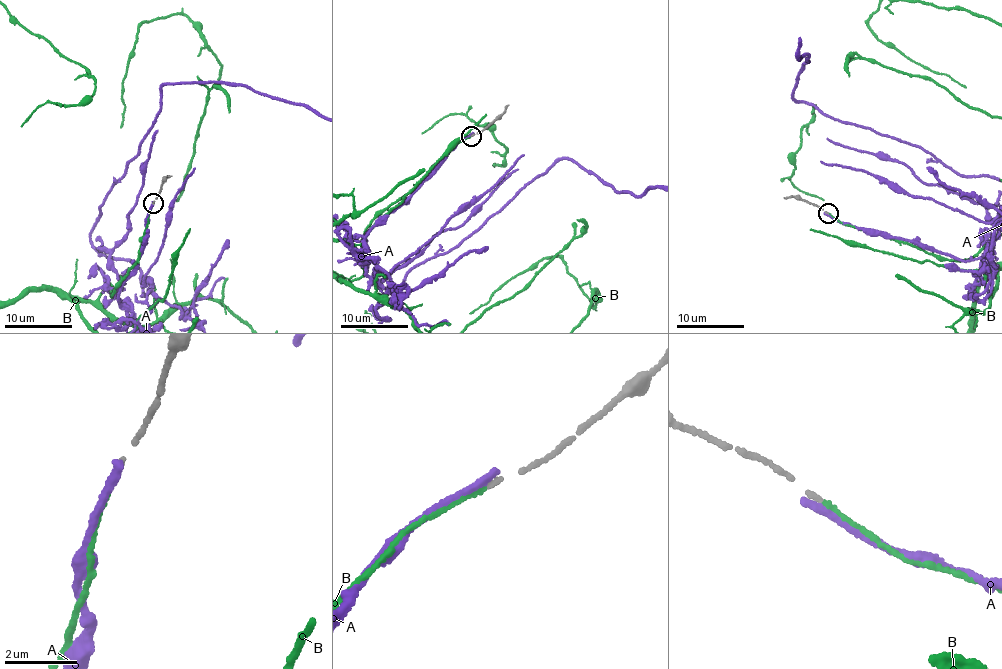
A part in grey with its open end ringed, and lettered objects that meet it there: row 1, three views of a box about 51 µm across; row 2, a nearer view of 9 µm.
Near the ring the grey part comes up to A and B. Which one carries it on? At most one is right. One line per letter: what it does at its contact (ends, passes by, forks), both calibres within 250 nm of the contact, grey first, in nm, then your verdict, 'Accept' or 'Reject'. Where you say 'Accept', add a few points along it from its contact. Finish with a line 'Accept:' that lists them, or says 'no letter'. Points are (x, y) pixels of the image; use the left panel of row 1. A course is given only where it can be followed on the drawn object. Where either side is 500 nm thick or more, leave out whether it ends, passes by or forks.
A: It ends there. Thickness 100 nm (grey) against 240 nm. Reject
B: It ends there. Thickness 90 nm (grey) against 130 nm. Accept
Accept: B

